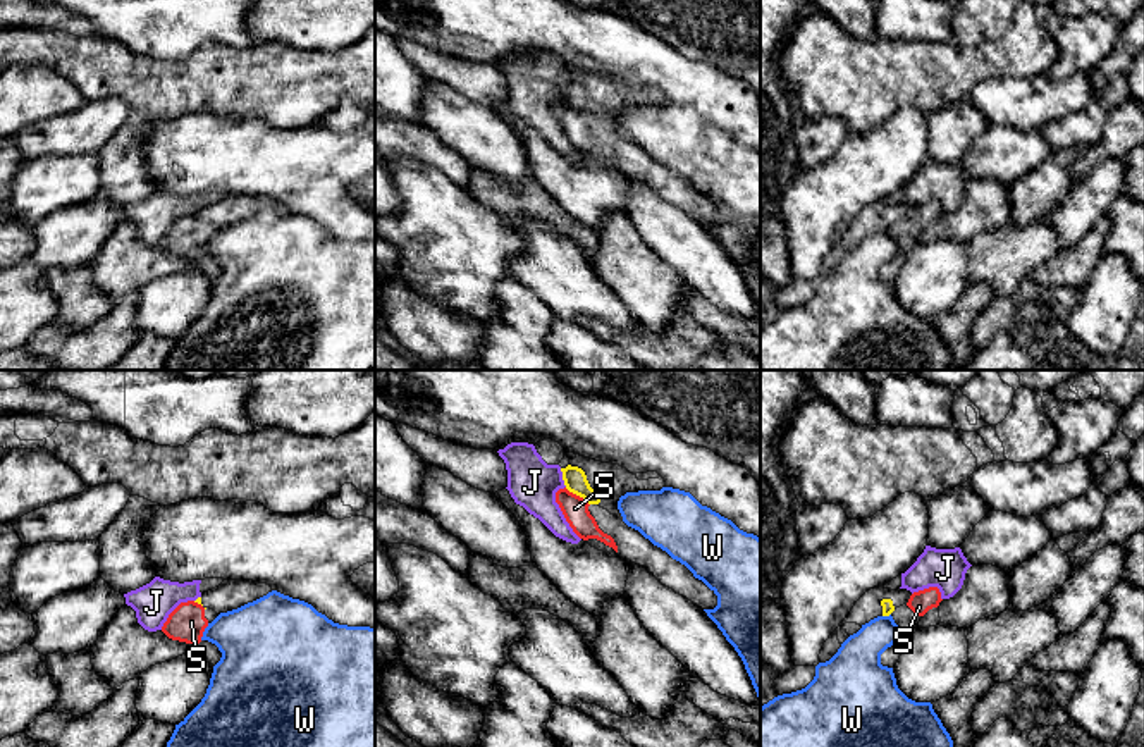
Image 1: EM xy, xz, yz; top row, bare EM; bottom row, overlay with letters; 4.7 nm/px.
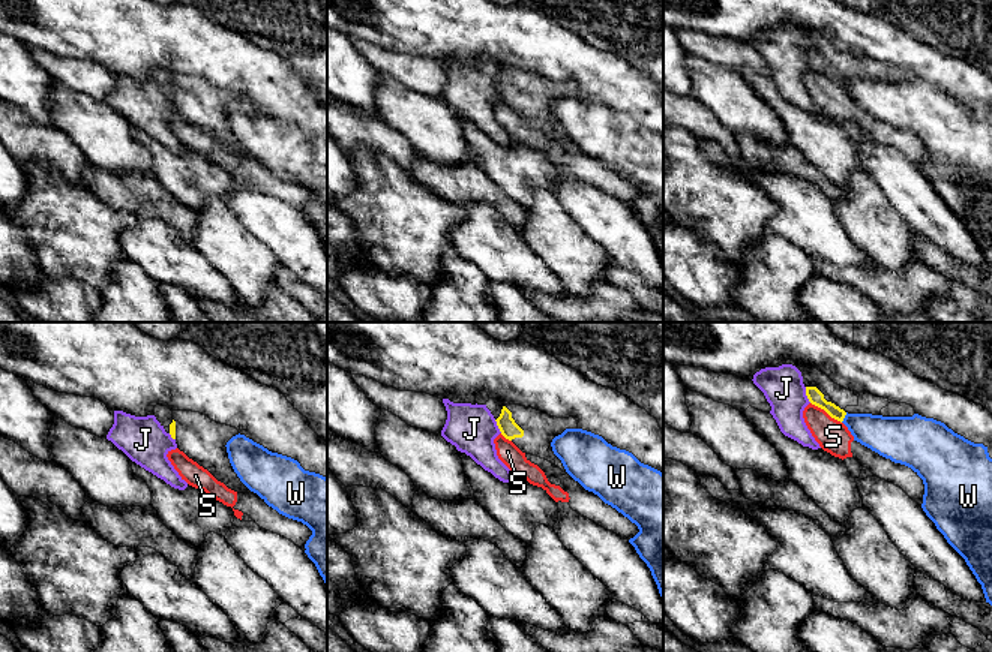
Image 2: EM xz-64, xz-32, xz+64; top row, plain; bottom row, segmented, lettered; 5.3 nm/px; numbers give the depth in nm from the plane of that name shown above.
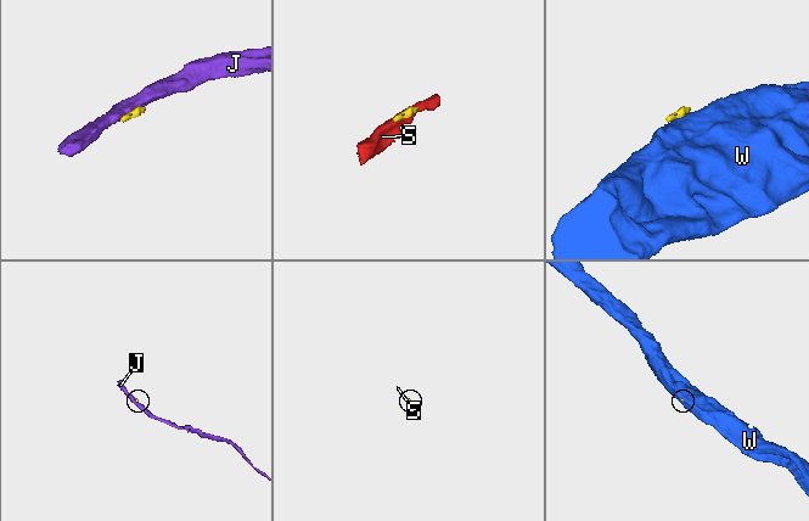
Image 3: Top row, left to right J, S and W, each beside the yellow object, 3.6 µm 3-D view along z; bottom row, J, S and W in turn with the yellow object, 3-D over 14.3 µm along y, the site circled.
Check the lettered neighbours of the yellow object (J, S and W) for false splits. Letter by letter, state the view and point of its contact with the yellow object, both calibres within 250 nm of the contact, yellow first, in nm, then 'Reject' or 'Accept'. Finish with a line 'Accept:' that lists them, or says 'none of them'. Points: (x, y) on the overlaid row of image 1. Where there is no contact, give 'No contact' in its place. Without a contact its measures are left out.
J: Touches yellow at xz (563, 477). Thickness 110 nm (yellow) against 220 nm. Reject
S: Touches yellow at xz (578, 494). Thickness 110 nm (yellow) against 120 nm. Reject
W: Touches yellow at yz (886, 615). Thickness 60 nm (yellow) against 200 nm. Reject
Accept: none of them

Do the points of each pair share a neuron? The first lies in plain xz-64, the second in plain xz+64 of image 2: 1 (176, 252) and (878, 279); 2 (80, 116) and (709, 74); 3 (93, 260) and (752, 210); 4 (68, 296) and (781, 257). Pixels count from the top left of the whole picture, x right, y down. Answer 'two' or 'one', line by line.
1: two
2: one
3: one
4: two

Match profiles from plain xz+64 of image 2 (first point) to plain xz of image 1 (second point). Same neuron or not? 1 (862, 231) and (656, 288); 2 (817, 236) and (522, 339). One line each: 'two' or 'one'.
1: one
2: two

